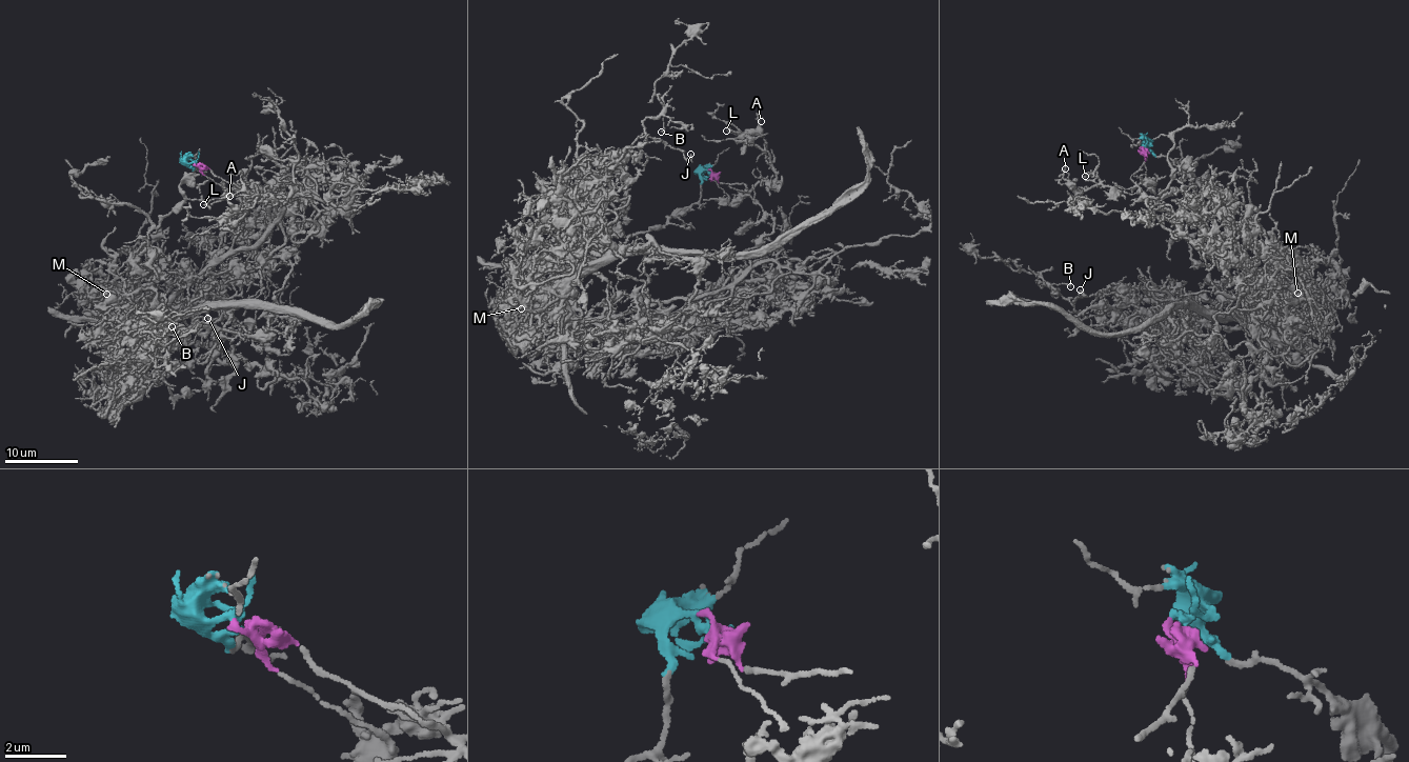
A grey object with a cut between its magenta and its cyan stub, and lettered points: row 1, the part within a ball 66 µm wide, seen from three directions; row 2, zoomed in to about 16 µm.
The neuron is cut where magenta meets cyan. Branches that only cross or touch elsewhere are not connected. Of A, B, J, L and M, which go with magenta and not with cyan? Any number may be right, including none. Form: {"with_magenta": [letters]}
{"with_magenta": ["A", "L"]}

